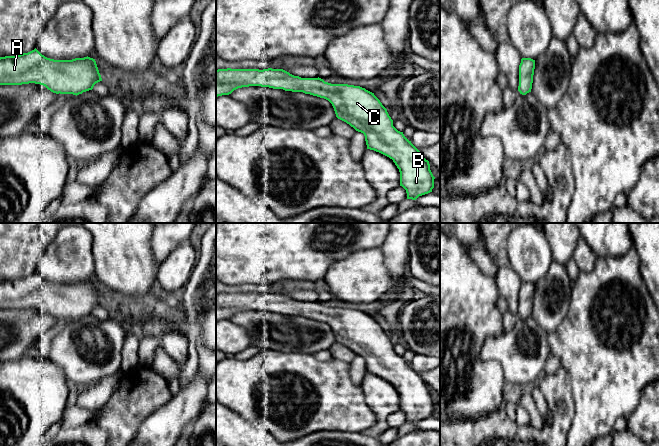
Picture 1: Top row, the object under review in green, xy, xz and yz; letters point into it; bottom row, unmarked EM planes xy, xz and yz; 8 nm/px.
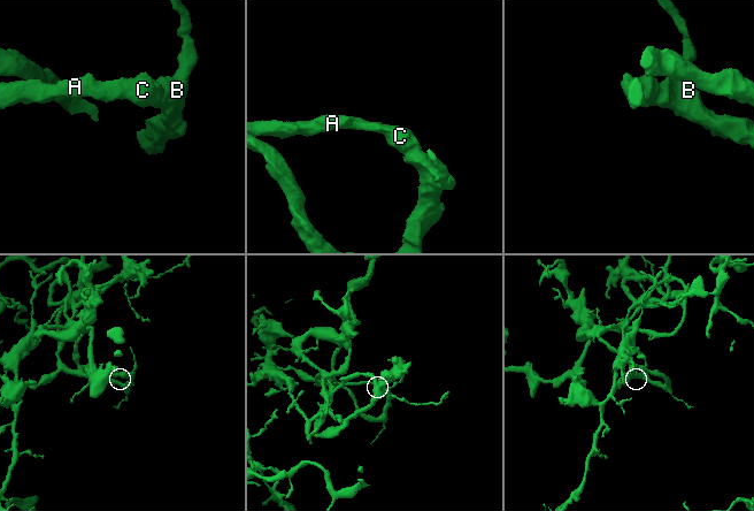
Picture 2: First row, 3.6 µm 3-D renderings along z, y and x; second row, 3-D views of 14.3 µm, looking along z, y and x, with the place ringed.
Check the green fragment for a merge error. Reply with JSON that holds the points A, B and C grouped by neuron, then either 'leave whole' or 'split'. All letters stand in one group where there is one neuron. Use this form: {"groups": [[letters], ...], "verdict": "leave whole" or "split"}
{"groups": [["A", "B", "C"]], "verdict": "leave whole"}

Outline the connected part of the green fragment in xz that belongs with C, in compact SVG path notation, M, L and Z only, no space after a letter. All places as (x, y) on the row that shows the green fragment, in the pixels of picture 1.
M218 69L216 70L216 97L229 95L242 87L261 86L285 91L303 92L328 100L336 117L365 136L367 149L379 152L393 160L400 172L400 186L407 193L407 199L416 200L419 196L432 192L434 179L429 161L403 134L393 126L387 109L374 93L360 86L331 84L321 78L301 78L283 69Z

